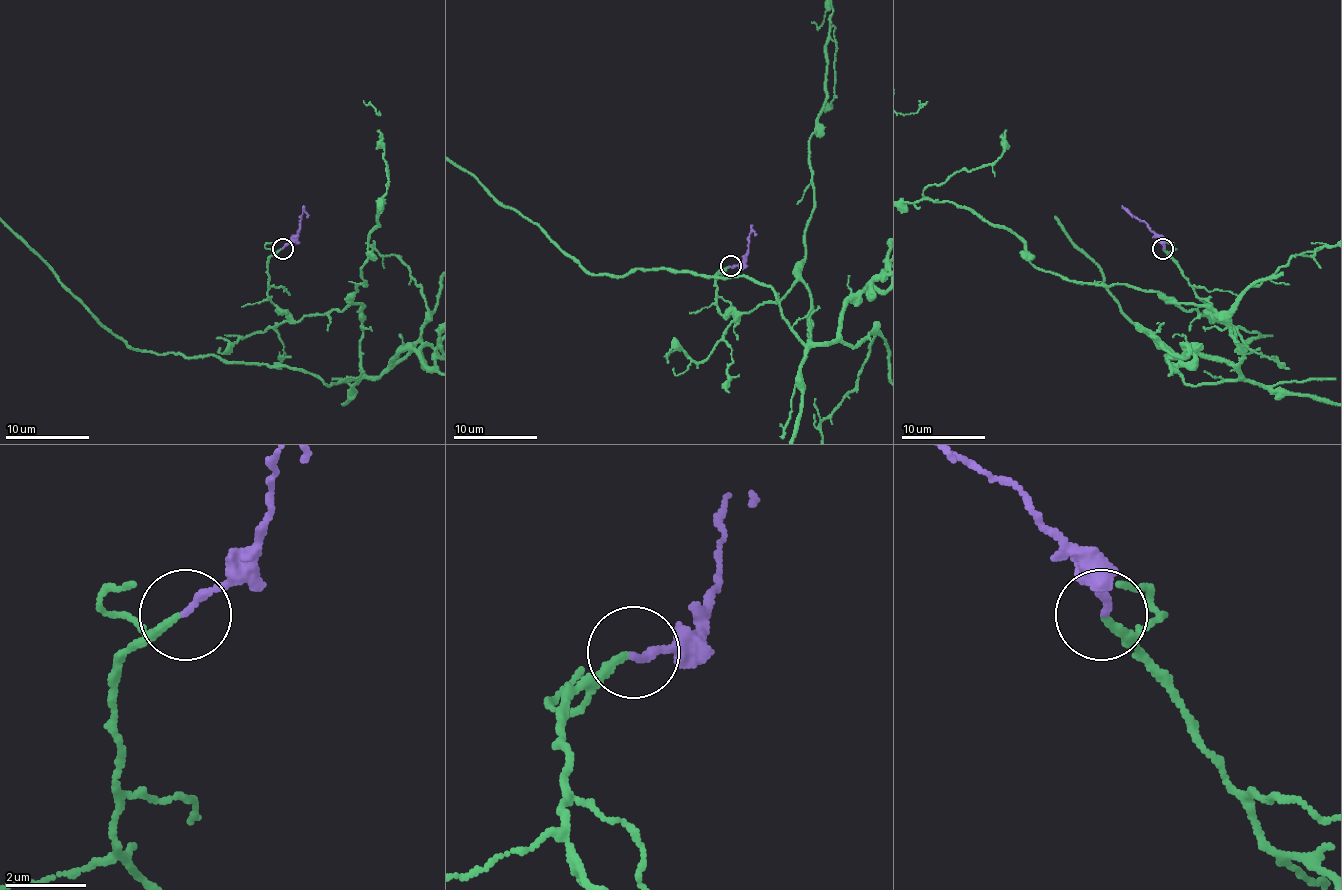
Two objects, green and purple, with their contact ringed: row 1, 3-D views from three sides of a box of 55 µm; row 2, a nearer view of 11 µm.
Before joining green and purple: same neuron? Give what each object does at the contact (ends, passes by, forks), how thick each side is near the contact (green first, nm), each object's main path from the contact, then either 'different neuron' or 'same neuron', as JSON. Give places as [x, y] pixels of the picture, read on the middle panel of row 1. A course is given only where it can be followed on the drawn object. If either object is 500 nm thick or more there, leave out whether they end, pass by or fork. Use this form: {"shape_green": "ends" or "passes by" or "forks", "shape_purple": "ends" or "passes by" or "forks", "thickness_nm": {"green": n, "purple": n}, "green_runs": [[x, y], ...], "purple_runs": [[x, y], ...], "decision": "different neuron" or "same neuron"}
{"shape_green": "ends", "shape_purple": "ends", "thickness_nm": {"green": 200, "purple": 200}, "green_runs": [[730, 265], [721, 314], [799, 280], [808, 345], [755, 280], [587, 274]], "purple_runs": [[730, 265], [736, 265], [747, 253], [753, 225]], "decision": "same neuron"}

